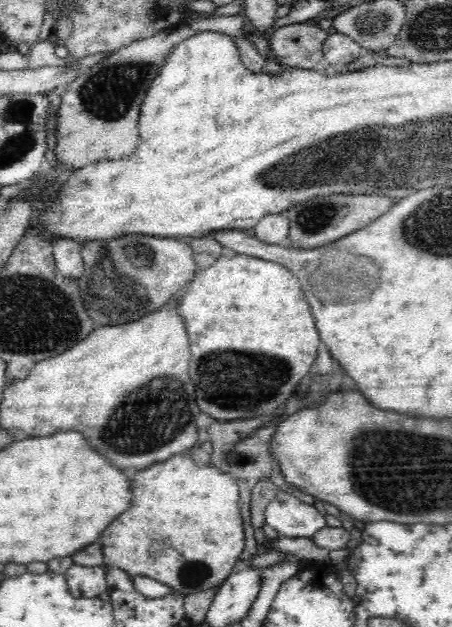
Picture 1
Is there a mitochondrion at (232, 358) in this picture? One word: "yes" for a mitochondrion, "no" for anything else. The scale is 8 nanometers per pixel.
yes

